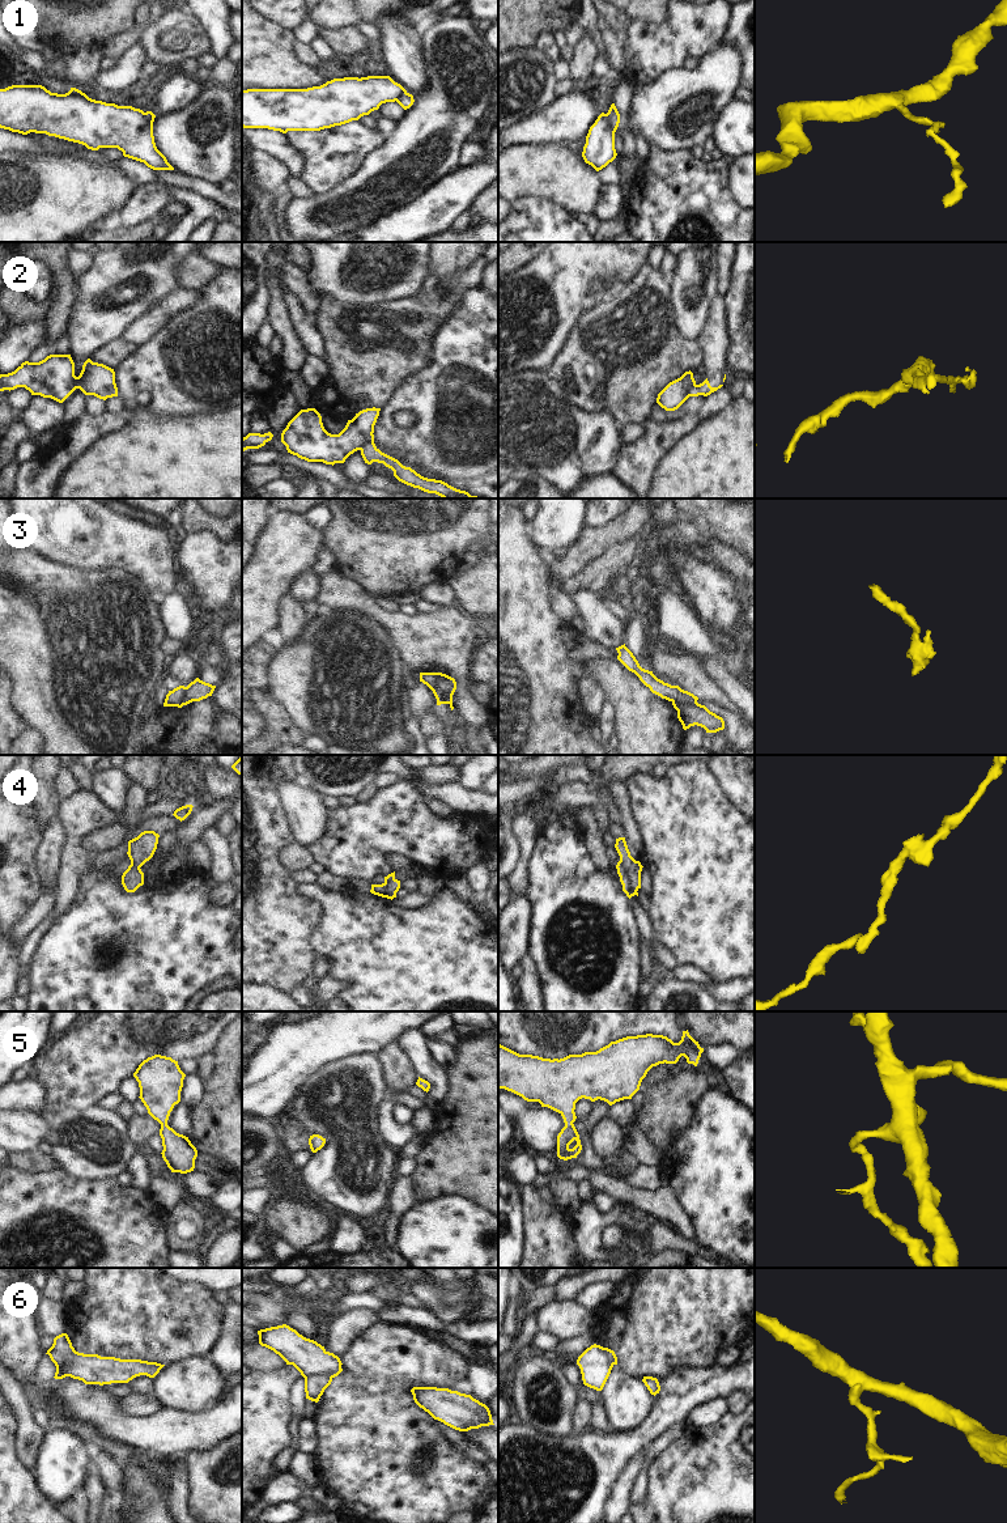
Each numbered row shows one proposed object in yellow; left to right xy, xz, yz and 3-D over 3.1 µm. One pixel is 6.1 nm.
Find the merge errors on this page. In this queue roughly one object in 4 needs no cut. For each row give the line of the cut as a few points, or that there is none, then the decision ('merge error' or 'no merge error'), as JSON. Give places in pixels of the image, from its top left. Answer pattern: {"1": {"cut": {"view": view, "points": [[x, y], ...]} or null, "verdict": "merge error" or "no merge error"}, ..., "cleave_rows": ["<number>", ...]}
{"1": {"cut": {"view": "yz", "points": [[606, 114], [615, 130]]}, "verdict": "merge error"}, "2": {"cut": {"view": "xz", "points": [[372, 433], [365, 437], [360, 449]]}, "verdict": "merge error"}, "3": {"cut": {"view": "yz", "points": [[696, 701], [672, 703]]}, "verdict": "merge error"}, "4": {"cut": {"view": "yz", "points": [[619, 861], [627, 873], [629, 885], [636, 891]]}, "verdict": "merge error"}, "5": {"cut": null, "verdict": "no merge error"}, "6": {"cut": {"view": "xz", "points": [[331, 1377], [307, 1375], [305, 1378]]}, "verdict": "merge error"}, "cleave_rows": ["1", "2", "3", "4", "6"]}

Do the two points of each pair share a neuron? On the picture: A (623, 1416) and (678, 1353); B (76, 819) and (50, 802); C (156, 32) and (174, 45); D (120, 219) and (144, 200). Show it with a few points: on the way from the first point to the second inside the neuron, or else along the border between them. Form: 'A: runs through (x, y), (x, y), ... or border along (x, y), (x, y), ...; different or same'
A: border along (616, 1365), (641, 1381); different
B: border along (63, 800), (59, 813); different
C: runs through (160, 35), (170, 41); same
D: runs through (126, 216), (139, 206); same

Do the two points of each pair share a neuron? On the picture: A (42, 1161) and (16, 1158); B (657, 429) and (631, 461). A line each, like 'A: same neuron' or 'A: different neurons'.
A: same neuron
B: same neuron

